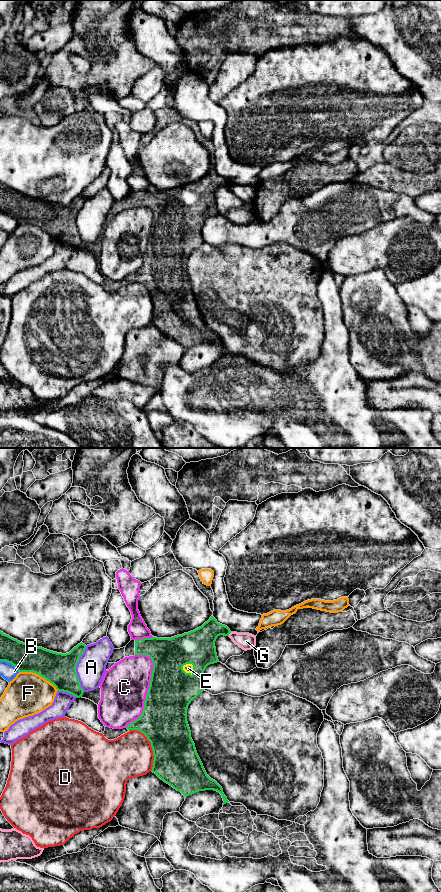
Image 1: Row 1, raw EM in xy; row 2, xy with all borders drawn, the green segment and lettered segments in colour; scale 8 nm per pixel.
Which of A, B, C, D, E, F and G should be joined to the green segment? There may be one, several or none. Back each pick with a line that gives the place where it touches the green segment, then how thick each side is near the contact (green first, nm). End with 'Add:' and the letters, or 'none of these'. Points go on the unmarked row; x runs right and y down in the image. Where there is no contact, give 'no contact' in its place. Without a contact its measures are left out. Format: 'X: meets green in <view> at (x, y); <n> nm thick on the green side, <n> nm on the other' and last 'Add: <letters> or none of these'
E: meets green in xy at (184, 223); 360 nm thick on the green side, 80 nm on the other
Add: E

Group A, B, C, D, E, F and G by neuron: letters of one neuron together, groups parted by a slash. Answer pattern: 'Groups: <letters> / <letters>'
Groups: A / B / C / D / E / F / G

